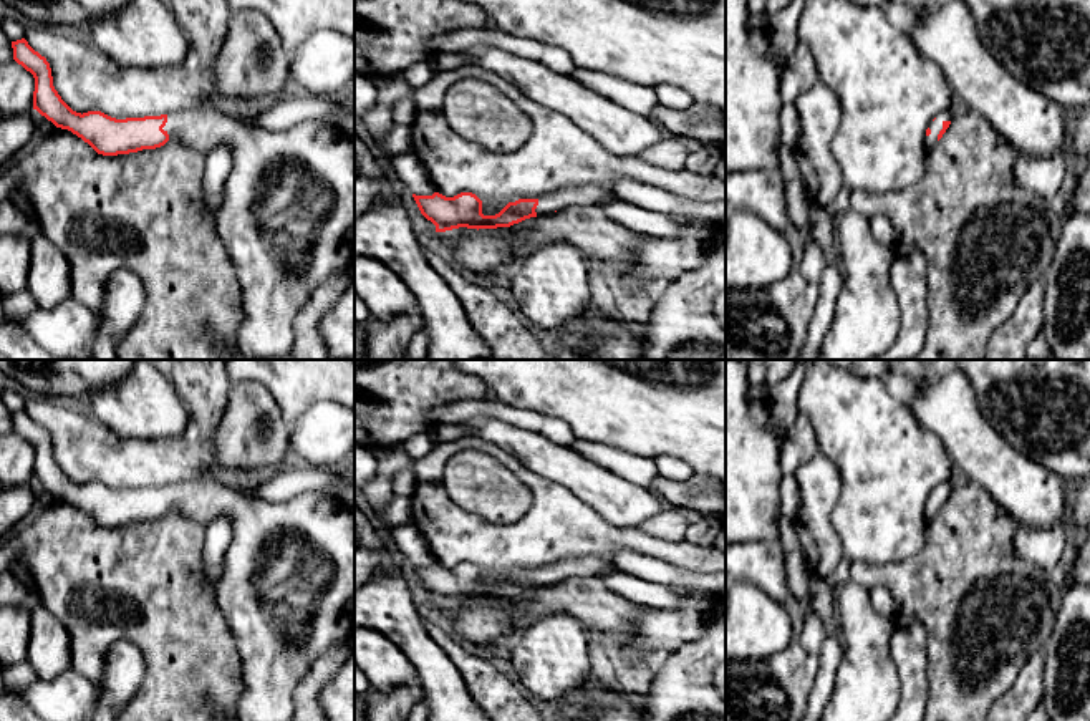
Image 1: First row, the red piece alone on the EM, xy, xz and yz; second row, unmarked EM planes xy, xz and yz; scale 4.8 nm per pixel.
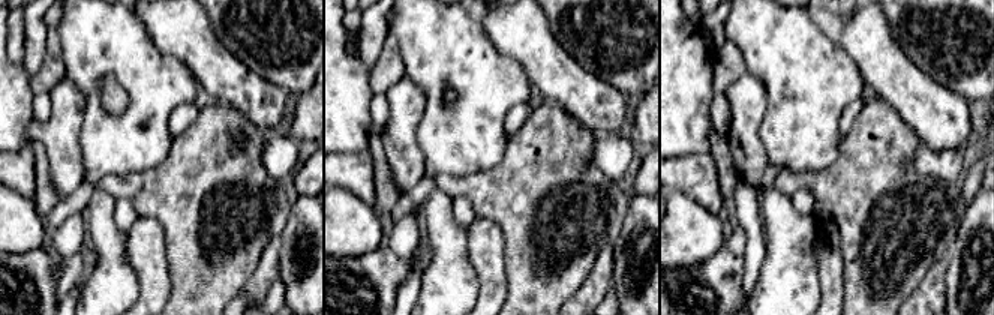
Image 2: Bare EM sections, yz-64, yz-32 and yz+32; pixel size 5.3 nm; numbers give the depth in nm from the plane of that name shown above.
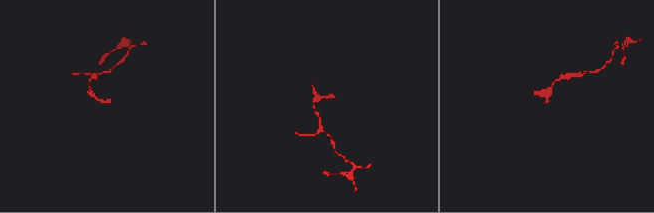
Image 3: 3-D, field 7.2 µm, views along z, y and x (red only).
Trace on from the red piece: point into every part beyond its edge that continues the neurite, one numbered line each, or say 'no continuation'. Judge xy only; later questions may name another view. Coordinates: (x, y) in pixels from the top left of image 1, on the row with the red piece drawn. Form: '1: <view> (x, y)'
1: xy (287, 219)

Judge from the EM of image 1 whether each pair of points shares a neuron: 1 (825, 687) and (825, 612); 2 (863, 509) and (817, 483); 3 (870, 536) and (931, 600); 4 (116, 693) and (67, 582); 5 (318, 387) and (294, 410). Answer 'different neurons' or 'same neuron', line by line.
1: same neuron
2: different neurons
3: different neurons
4: different neurons
5: same neuron

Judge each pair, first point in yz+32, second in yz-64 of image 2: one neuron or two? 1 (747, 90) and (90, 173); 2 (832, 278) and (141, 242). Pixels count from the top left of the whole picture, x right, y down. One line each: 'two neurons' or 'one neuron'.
1: two neurons
2: one neuron

